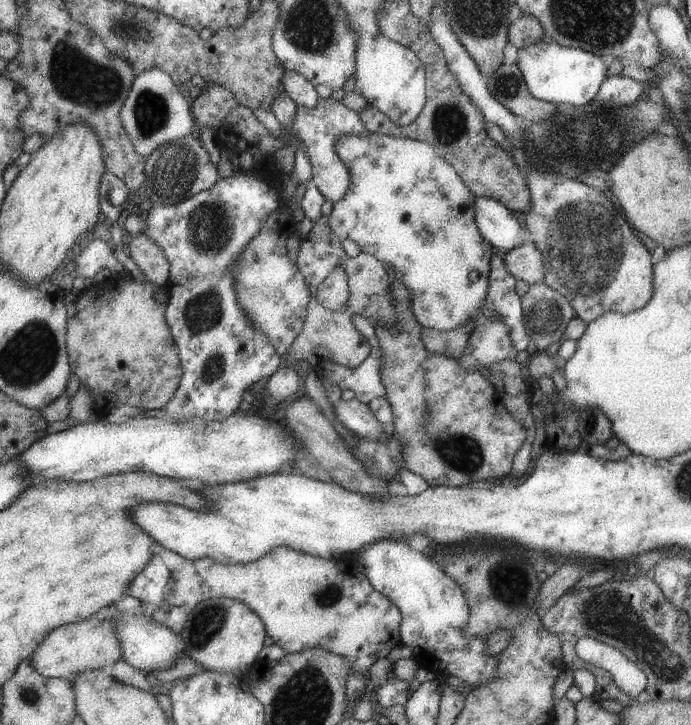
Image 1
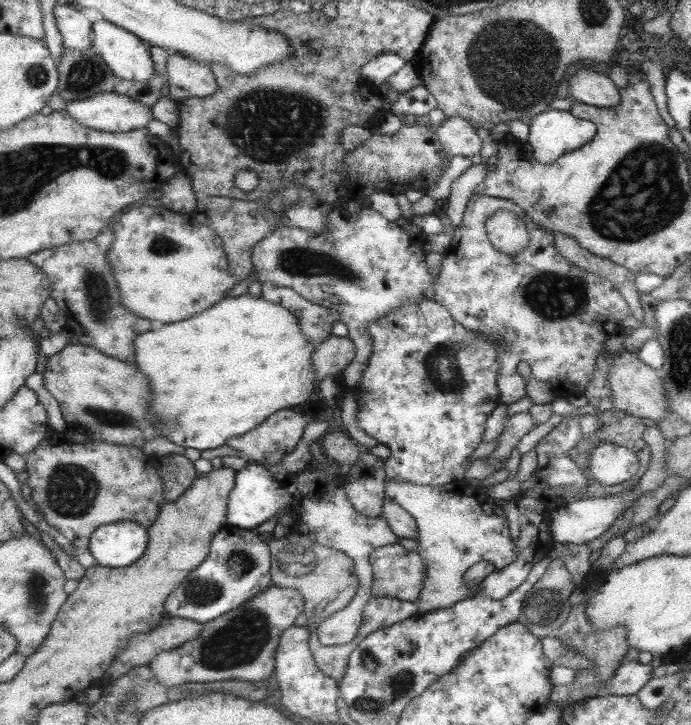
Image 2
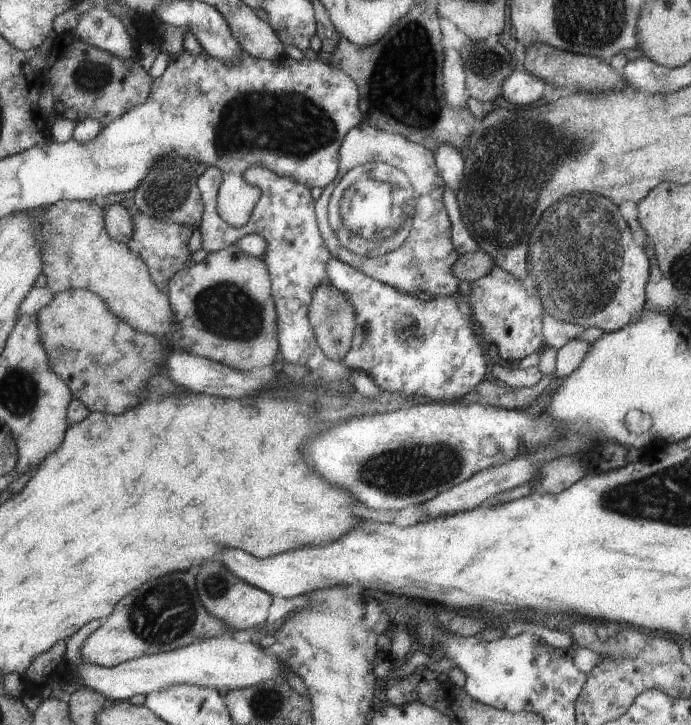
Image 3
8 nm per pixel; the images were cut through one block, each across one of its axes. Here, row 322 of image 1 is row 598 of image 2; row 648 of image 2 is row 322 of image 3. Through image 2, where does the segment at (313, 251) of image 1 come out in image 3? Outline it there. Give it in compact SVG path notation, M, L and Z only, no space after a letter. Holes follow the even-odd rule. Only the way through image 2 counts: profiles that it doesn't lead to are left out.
M327 282L320 283L312 293L308 321L314 327L314 336L324 355L332 361L342 361L348 353L354 327L353 307L347 302L346 296Z

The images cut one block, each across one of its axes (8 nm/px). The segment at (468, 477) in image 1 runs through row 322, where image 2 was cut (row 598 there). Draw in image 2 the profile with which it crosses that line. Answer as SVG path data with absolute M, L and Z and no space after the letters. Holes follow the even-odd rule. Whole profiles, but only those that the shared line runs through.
M397 542L375 549L371 552L369 561L373 565L371 593L374 597L389 597L417 602L426 581L426 565L423 564L419 553L406 550Z

